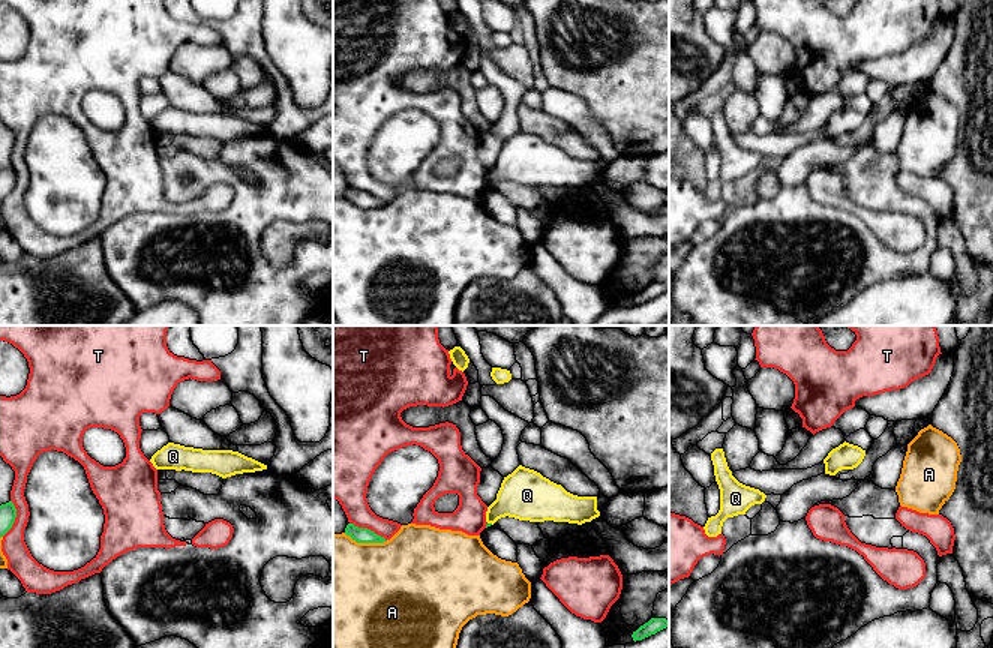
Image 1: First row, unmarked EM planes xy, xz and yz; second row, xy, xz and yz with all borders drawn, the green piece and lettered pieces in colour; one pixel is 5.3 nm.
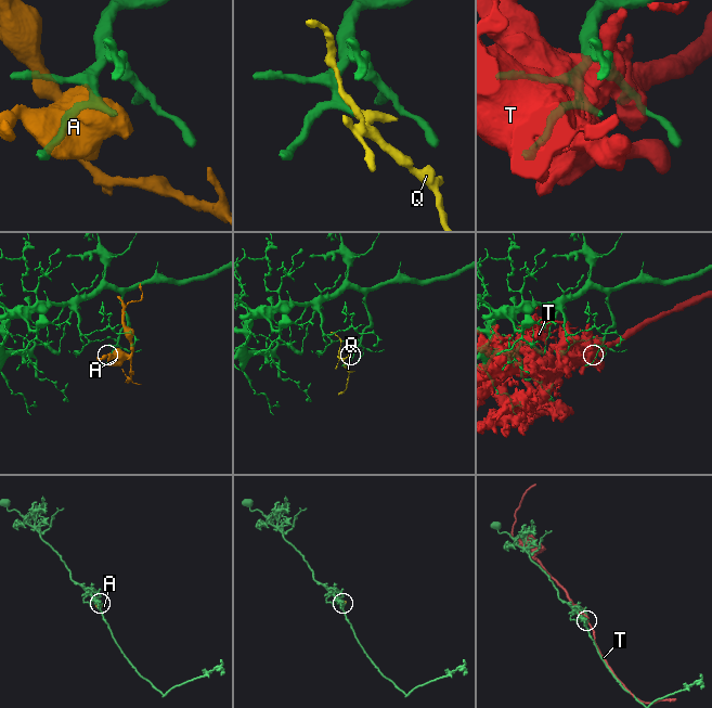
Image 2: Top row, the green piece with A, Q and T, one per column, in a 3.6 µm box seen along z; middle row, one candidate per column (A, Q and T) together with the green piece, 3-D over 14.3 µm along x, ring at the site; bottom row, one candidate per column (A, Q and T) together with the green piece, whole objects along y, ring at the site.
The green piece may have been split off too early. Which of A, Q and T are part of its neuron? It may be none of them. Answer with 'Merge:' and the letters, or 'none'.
Merge: Q

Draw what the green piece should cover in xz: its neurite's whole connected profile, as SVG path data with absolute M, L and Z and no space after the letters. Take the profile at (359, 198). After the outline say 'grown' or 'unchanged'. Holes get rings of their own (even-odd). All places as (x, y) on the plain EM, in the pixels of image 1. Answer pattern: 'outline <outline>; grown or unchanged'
outline M348 188L345 192L345 198L350 200L357 207L384 207L387 206L384 201L375 198L368 192L358 192L354 188Z; unchanged

